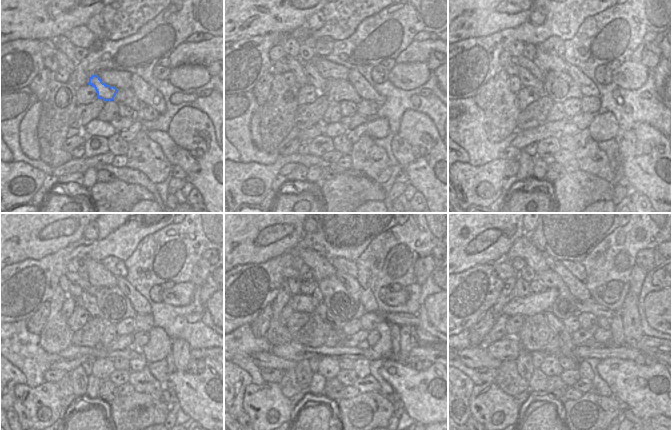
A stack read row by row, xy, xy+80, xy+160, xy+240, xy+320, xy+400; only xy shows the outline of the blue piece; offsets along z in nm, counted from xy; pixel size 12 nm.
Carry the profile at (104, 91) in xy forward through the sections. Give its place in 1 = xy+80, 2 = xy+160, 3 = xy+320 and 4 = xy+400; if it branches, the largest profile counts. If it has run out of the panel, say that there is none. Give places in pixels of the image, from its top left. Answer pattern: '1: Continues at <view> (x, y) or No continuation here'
1: Continues at xy+80 (313, 76)
2: Continues at xy+160 (521, 60)
3: Continues at xy+320 (288, 273)
4: Continues at xy+400 (503, 269)

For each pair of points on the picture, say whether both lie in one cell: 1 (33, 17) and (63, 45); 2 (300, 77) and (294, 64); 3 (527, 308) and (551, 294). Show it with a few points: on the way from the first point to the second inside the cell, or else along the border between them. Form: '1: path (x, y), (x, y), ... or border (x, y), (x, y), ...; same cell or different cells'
1: border (64, 34), (55, 39); different cells
2: path (299, 74), (295, 67); same cell
3: path (533, 304), (537, 304), (545, 299); same cell

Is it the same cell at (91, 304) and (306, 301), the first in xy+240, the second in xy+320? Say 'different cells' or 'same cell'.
different cells

